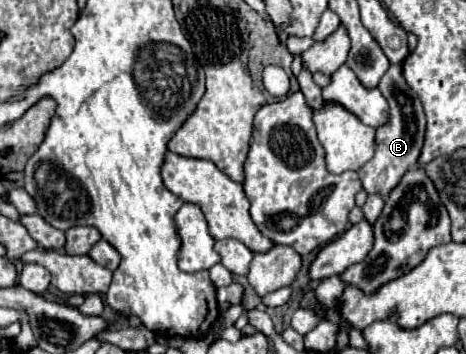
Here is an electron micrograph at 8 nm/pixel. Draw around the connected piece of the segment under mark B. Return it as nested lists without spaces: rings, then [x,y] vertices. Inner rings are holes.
[[[392,64],[386,70],[378,88],[390,104],[390,116],[388,116],[388,124],[376,130],[376,154],[372,156],[372,160],[368,164],[364,164],[358,170],[358,176],[360,176],[362,186],[368,194],[376,192],[376,194],[382,194],[384,198],[388,198],[392,188],[396,188],[396,184],[402,180],[404,172],[408,172],[410,168],[414,168],[418,164],[420,148],[424,146],[426,116],[424,116],[424,108],[420,104],[420,98],[406,84],[400,64]]]

